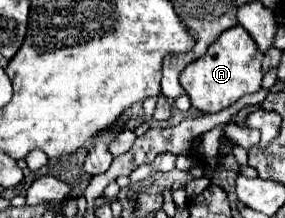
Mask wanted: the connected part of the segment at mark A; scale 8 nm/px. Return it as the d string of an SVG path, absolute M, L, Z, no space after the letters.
M237 25L223 31L215 39L215 43L209 45L203 57L191 61L181 71L179 81L187 91L191 105L195 109L203 113L217 113L229 107L231 103L235 103L237 99L241 99L243 95L249 95L261 89L261 79L263 79L261 61L263 61L263 55L261 51L257 51L257 45L253 43L251 35Z

